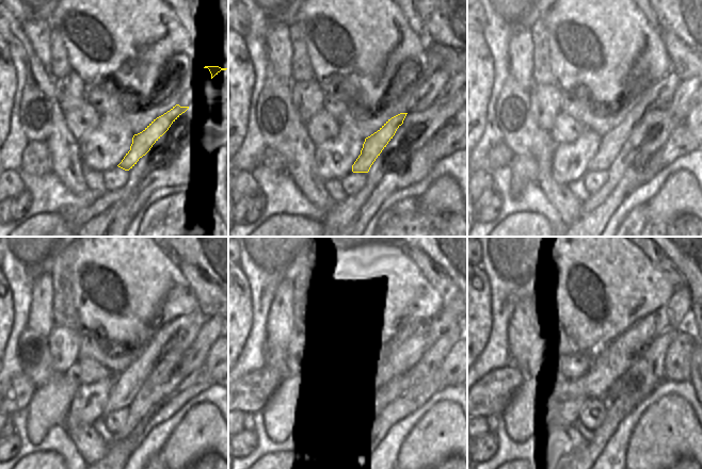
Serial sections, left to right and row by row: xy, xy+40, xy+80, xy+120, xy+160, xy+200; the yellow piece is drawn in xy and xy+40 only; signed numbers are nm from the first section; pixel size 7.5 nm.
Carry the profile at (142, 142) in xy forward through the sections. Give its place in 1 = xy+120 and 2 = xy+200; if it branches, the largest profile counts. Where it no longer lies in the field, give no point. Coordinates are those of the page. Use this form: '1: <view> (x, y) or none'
1: xy+120 (127, 384)
2: xy+200 (606, 369)

